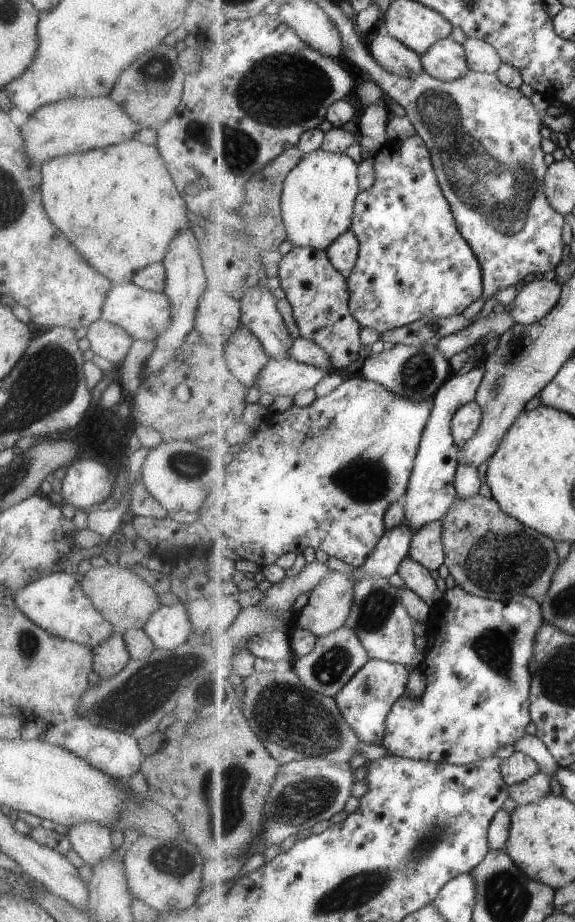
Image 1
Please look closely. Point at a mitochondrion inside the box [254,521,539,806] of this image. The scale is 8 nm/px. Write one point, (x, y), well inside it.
(493, 648)

